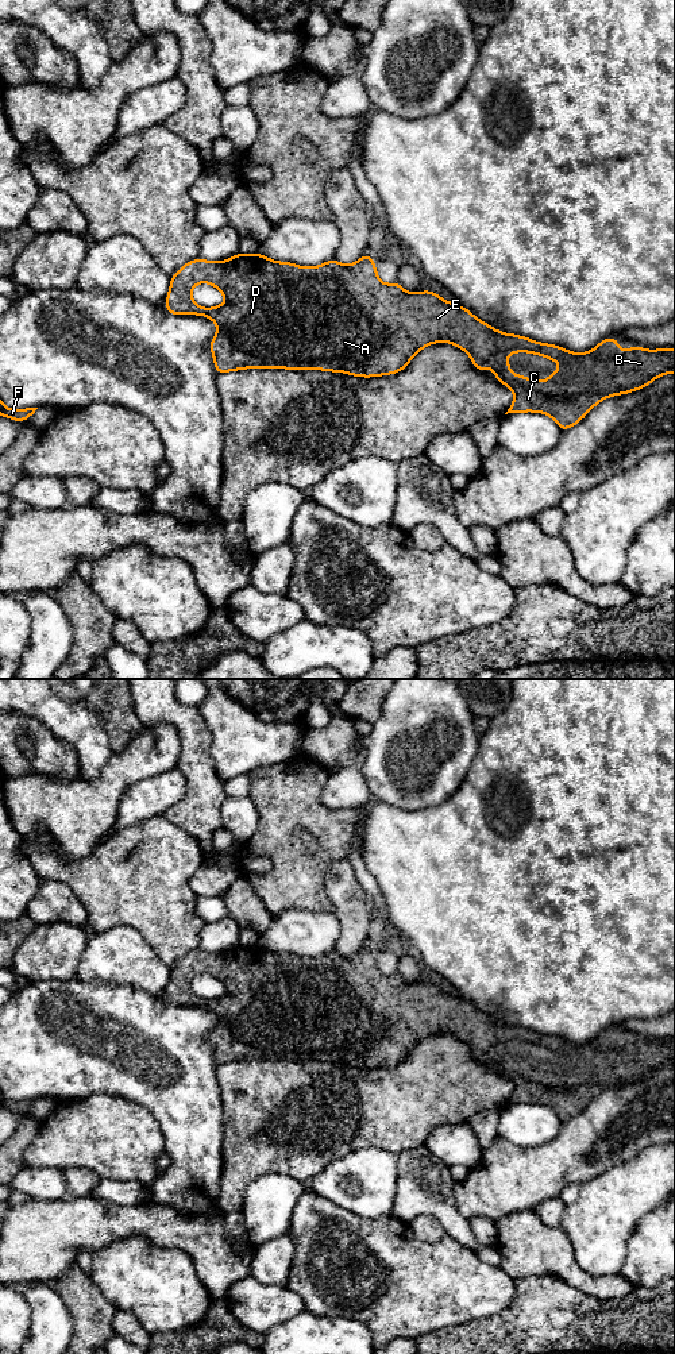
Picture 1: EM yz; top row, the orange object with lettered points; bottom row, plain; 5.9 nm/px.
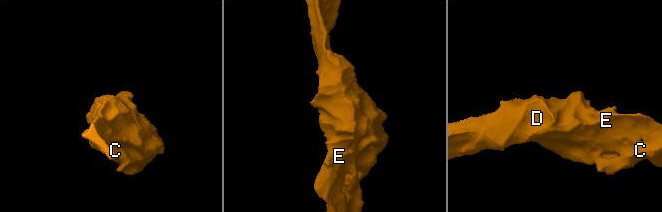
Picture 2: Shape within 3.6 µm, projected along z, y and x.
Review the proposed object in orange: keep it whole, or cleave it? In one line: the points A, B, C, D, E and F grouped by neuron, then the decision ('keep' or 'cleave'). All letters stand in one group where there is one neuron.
A B C D E F; keep

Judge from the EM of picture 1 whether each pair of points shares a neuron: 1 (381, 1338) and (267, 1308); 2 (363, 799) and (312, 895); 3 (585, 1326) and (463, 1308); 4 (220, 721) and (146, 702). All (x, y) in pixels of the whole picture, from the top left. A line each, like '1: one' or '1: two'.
1: two
2: two
3: two
4: two

